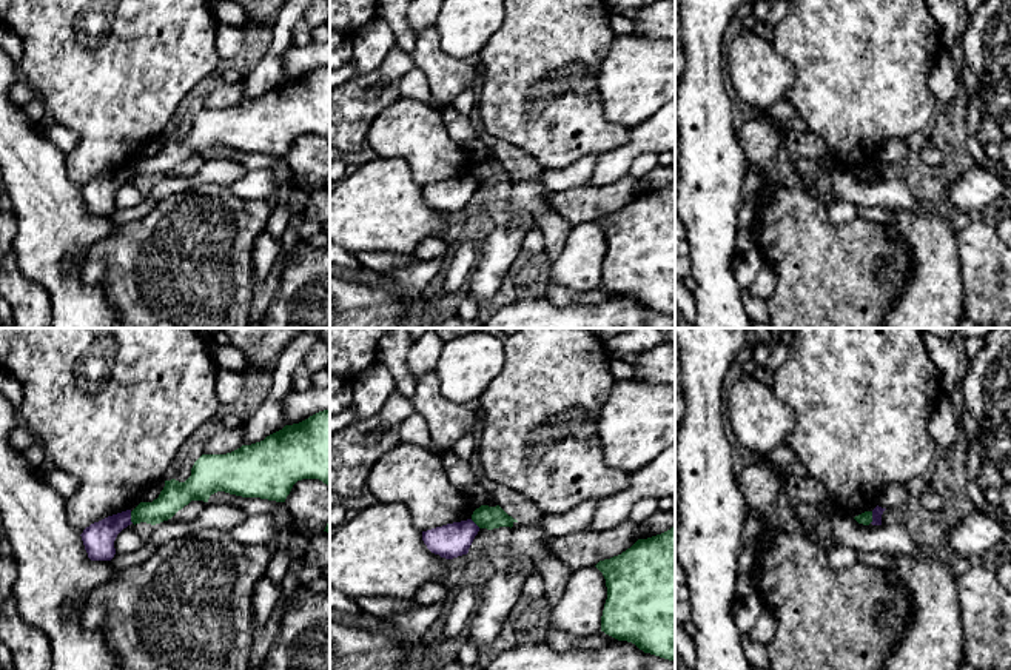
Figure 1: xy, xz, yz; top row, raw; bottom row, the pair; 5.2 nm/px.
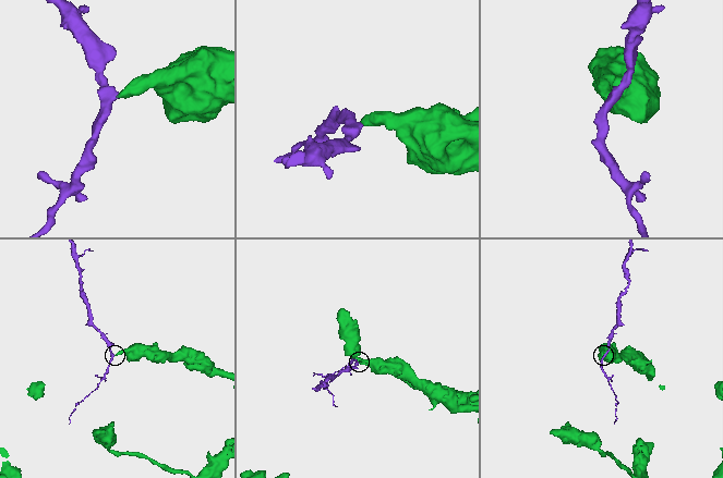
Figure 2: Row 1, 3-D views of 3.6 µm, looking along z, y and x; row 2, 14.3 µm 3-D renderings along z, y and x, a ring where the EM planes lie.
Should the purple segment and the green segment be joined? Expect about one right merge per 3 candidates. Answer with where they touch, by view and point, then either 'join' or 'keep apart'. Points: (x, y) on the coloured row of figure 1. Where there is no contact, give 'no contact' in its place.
contact xy (130, 518); keep apart

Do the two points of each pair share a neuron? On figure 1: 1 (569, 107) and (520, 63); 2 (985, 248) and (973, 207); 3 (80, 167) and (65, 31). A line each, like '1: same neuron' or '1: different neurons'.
1: same neuron
2: different neurons
3: same neuron

